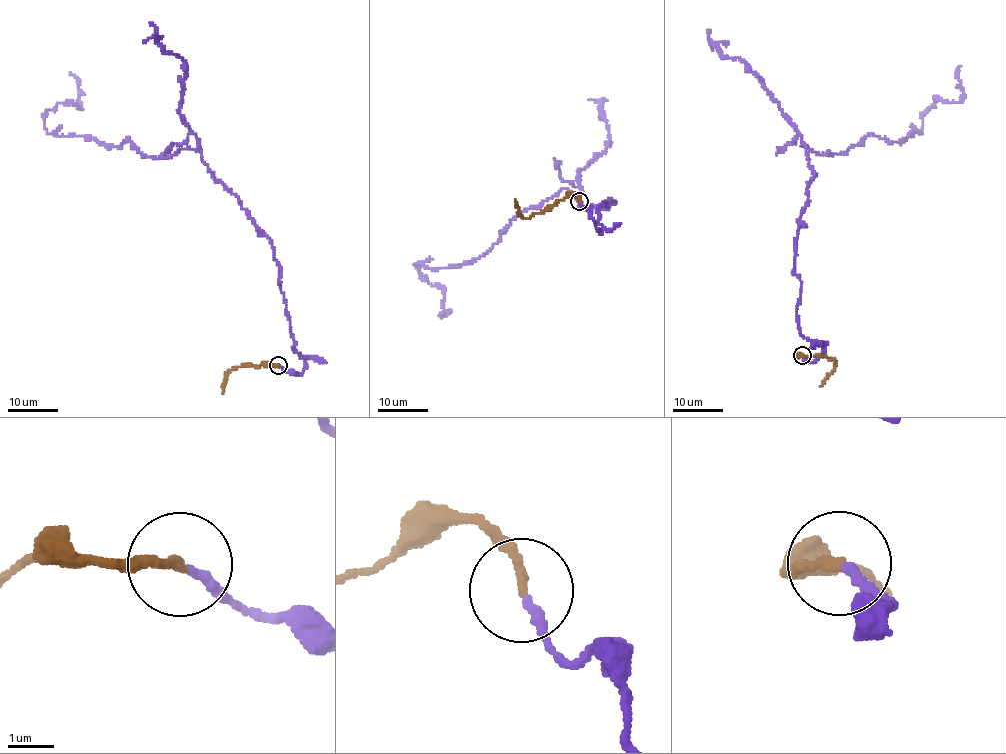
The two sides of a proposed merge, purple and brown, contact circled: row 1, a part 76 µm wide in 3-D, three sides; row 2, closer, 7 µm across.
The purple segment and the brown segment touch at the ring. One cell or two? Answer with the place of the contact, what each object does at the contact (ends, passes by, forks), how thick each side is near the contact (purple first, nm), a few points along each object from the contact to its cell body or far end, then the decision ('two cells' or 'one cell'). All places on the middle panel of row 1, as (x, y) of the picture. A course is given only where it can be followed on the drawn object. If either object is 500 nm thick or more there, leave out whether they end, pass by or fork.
place (579, 201); purple ends; brown ends; calibres 200 and 200 nm; course purple (579, 201), (601, 230), (616, 203), (562, 189), (468, 263), (413, 264), (443, 312); course brown (579, 201), (575, 194), (568, 194), (553, 206), (527, 217), (518, 214), (515, 201); one cell

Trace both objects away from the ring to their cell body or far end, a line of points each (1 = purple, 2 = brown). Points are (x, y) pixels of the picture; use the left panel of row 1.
1: (278, 365), (300, 375), (307, 357), (275, 248), (201, 152), (48, 133), (48, 110), (82, 110), (70, 73)
2: (278, 365), (247, 365), (231, 369), (225, 375), (223, 394)

